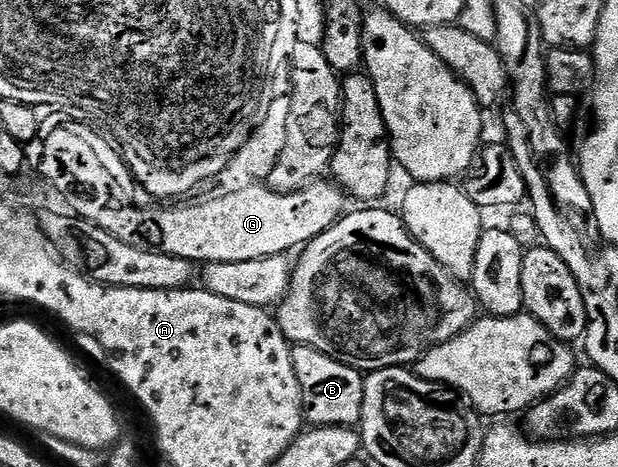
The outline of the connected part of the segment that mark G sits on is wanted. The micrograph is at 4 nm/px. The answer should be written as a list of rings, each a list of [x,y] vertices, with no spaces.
[[[311,182],[297,192],[279,194],[267,186],[255,186],[243,190],[241,195],[227,198],[222,202],[208,204],[204,208],[190,209],[184,212],[126,212],[126,216],[114,216],[110,212],[110,220],[97,220],[93,225],[102,228],[108,234],[120,238],[120,242],[128,242],[128,246],[150,248],[154,252],[172,254],[180,258],[188,258],[203,265],[216,262],[248,262],[265,256],[277,256],[280,250],[290,250],[293,244],[305,245],[313,236],[319,236],[324,229],[337,221],[342,208],[341,191],[336,190],[333,183]]]

